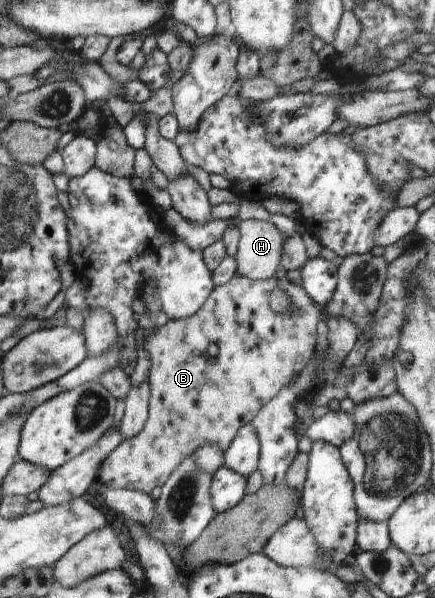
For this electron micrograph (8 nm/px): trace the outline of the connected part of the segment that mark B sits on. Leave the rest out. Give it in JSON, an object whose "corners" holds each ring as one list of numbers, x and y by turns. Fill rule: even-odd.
{"corners":[[285,267,279,268,277,273,266,280,252,280,247,276,236,273,226,284,214,286,214,291,207,298,205,305,187,319,170,319,163,327,155,327,157,331,150,337,145,339,144,348,150,353,151,367,148,377,150,383,150,398,148,401,148,418,146,419,144,428,132,438,125,438,117,449,110,451,109,455,102,461,100,465,100,473,97,477,97,485,103,489,109,490,135,490,146,494,151,493,155,487,163,487,170,475,178,469,179,465,185,461,186,457,195,454,197,450,203,446,215,446,222,452,230,447,230,443,237,437,237,433,243,426,254,421,257,412,269,403,277,393,287,387,296,373,307,365,310,357,315,354,315,343,317,343,317,323,321,319,325,319,327,313,325,307,316,304,314,300,307,295,305,288,299,283,295,283,295,279,291,279,291,270],[274,289,282,289,289,296,289,309,284,313,277,313,269,303,269,296]]}

